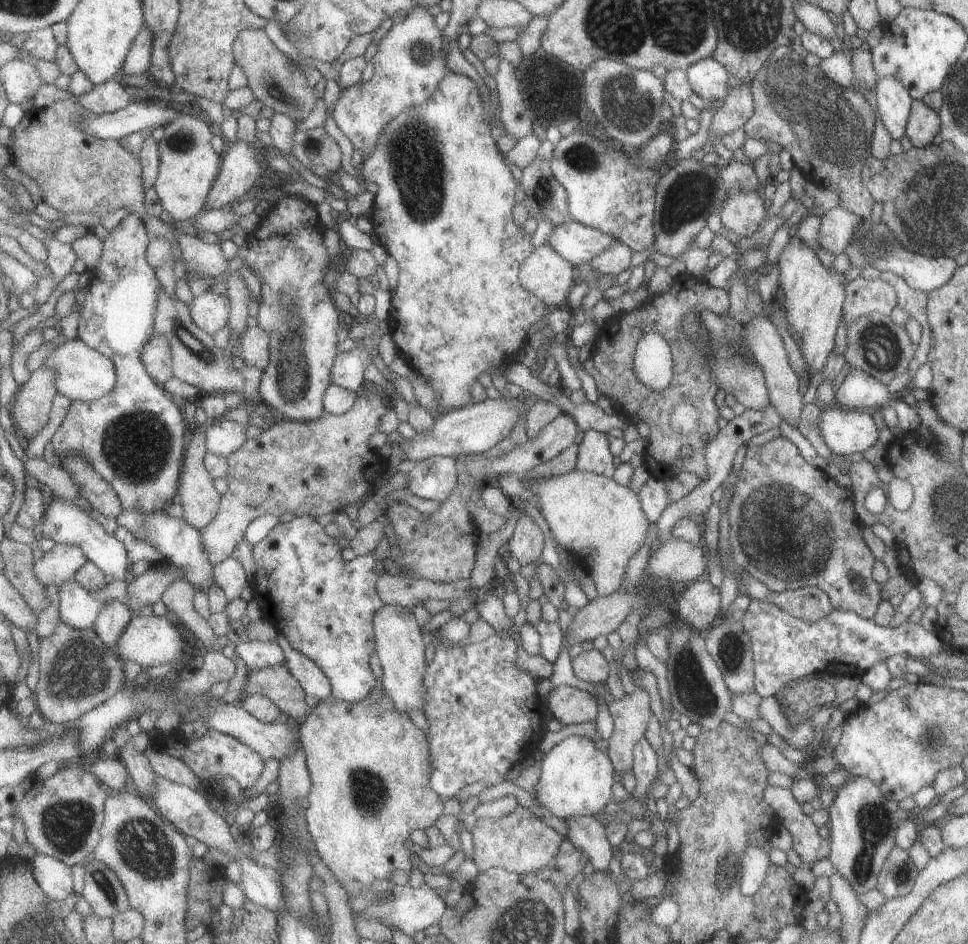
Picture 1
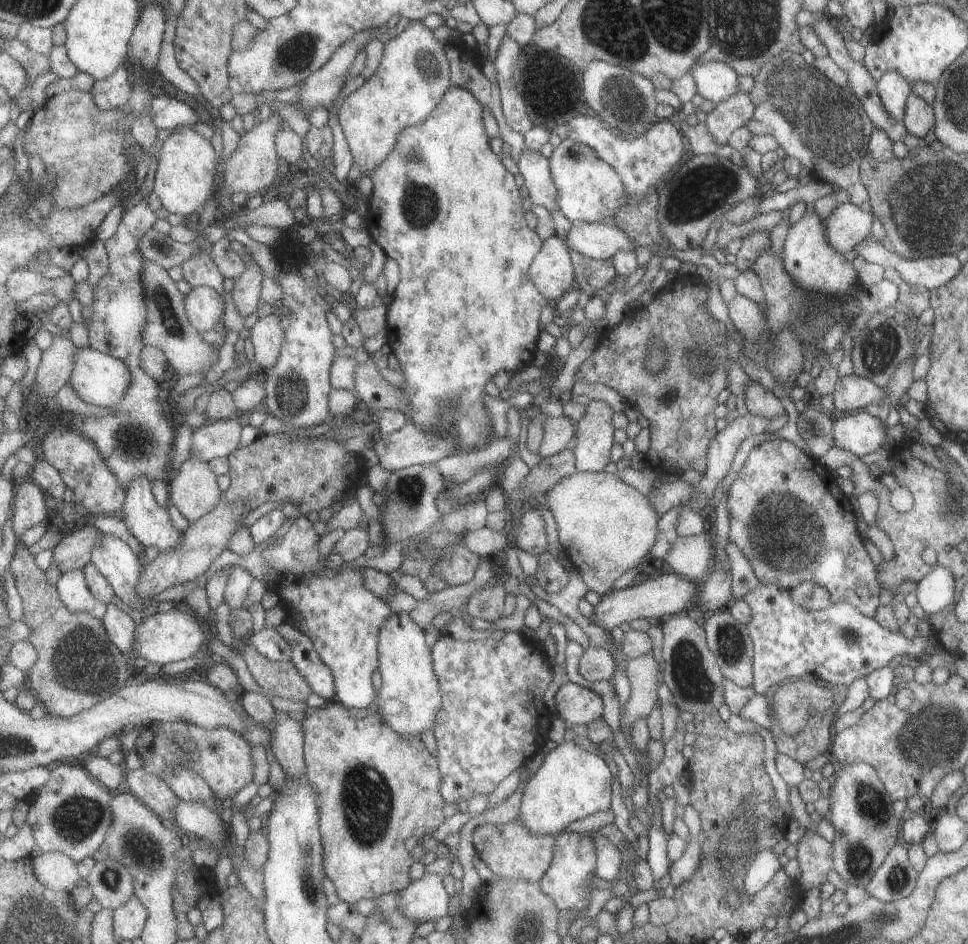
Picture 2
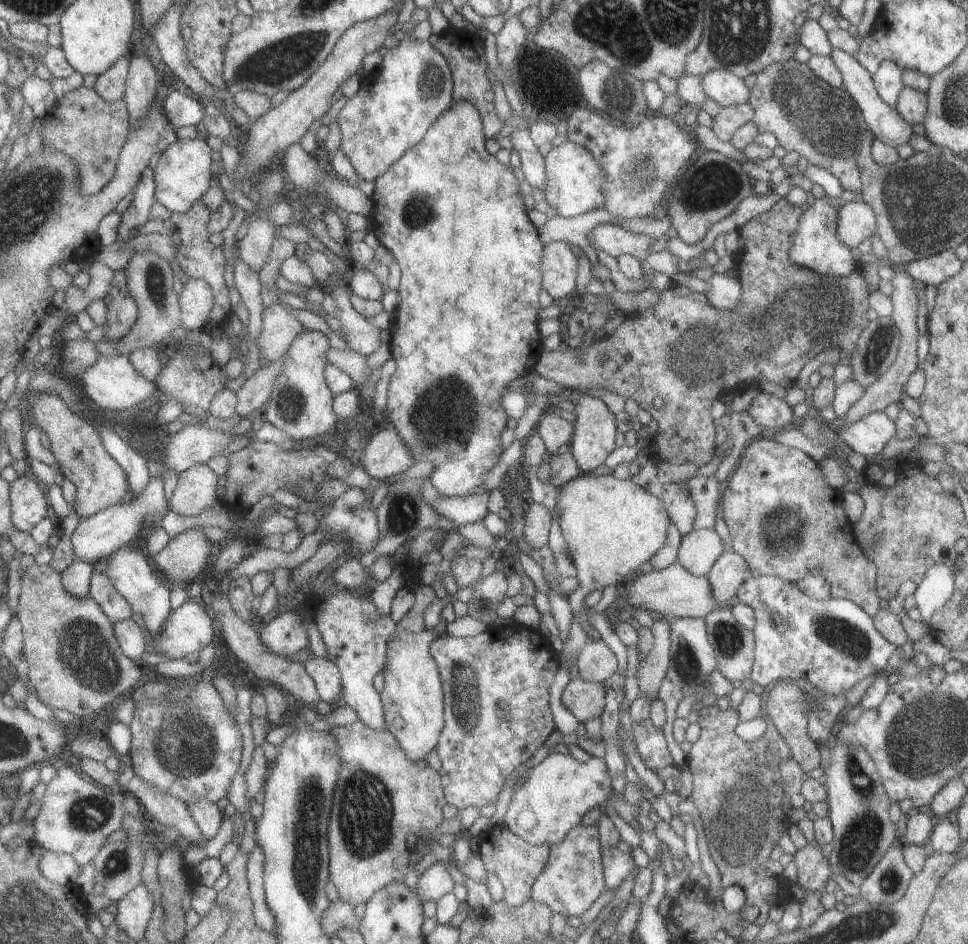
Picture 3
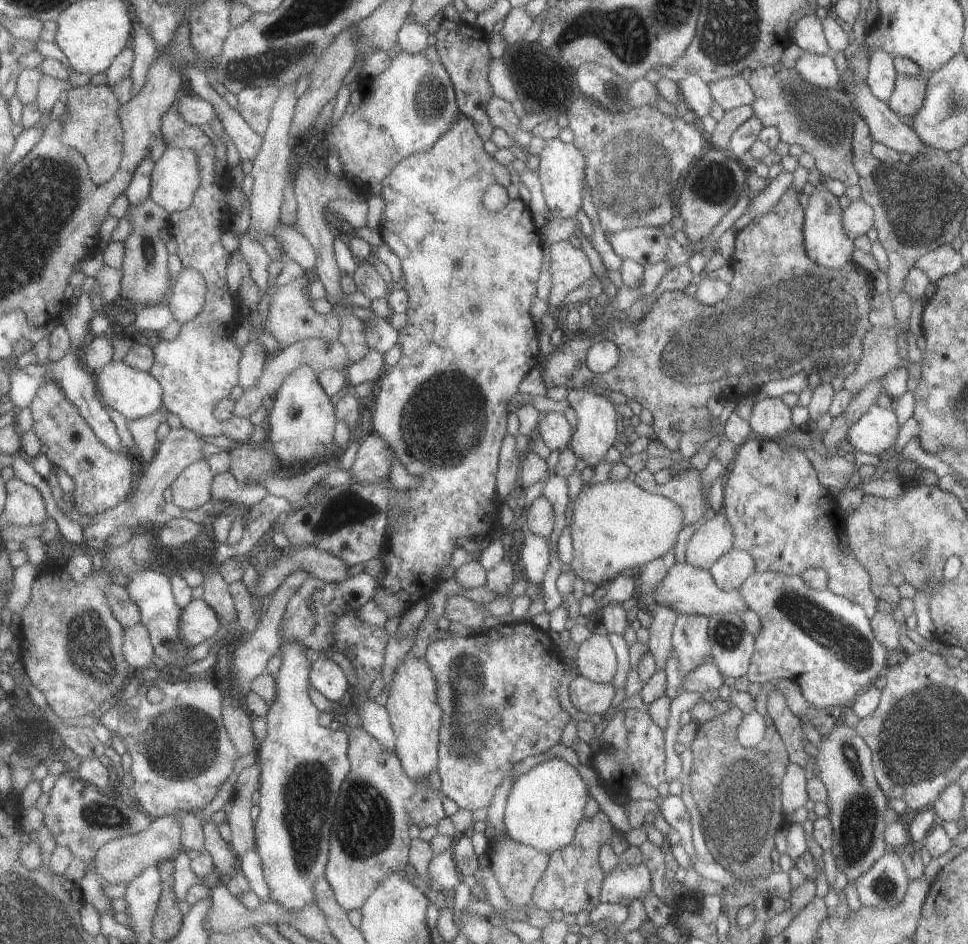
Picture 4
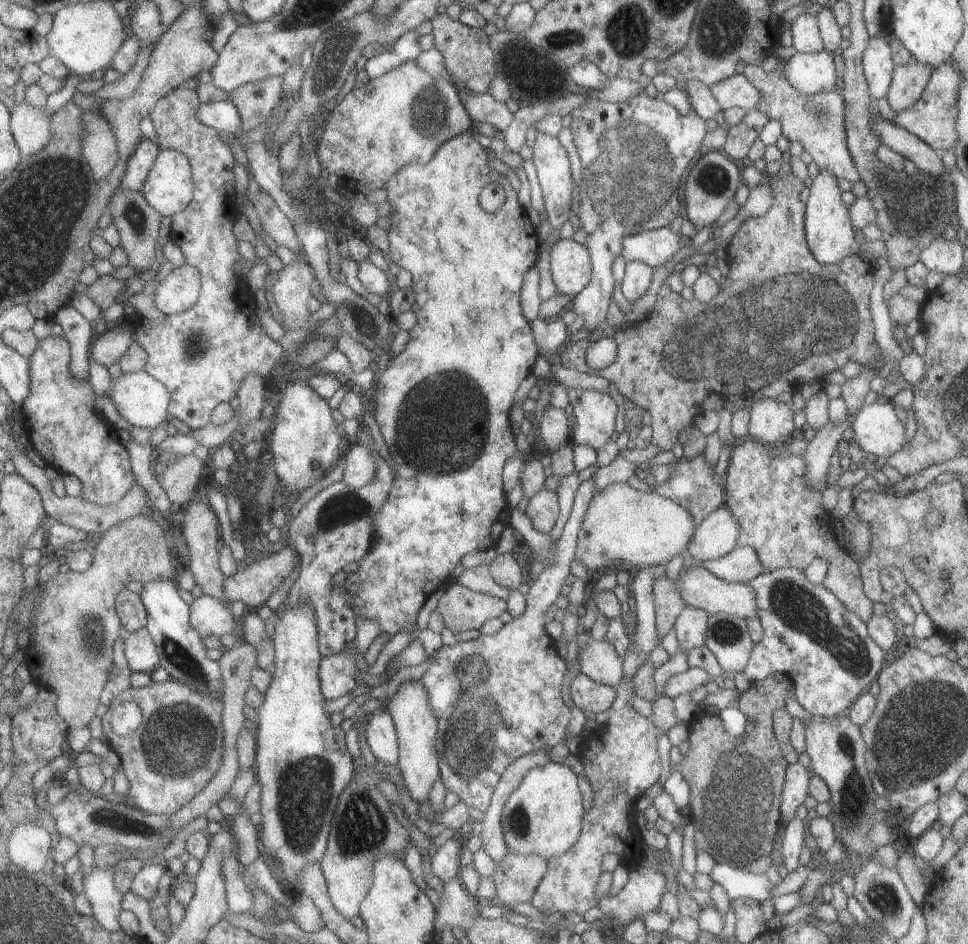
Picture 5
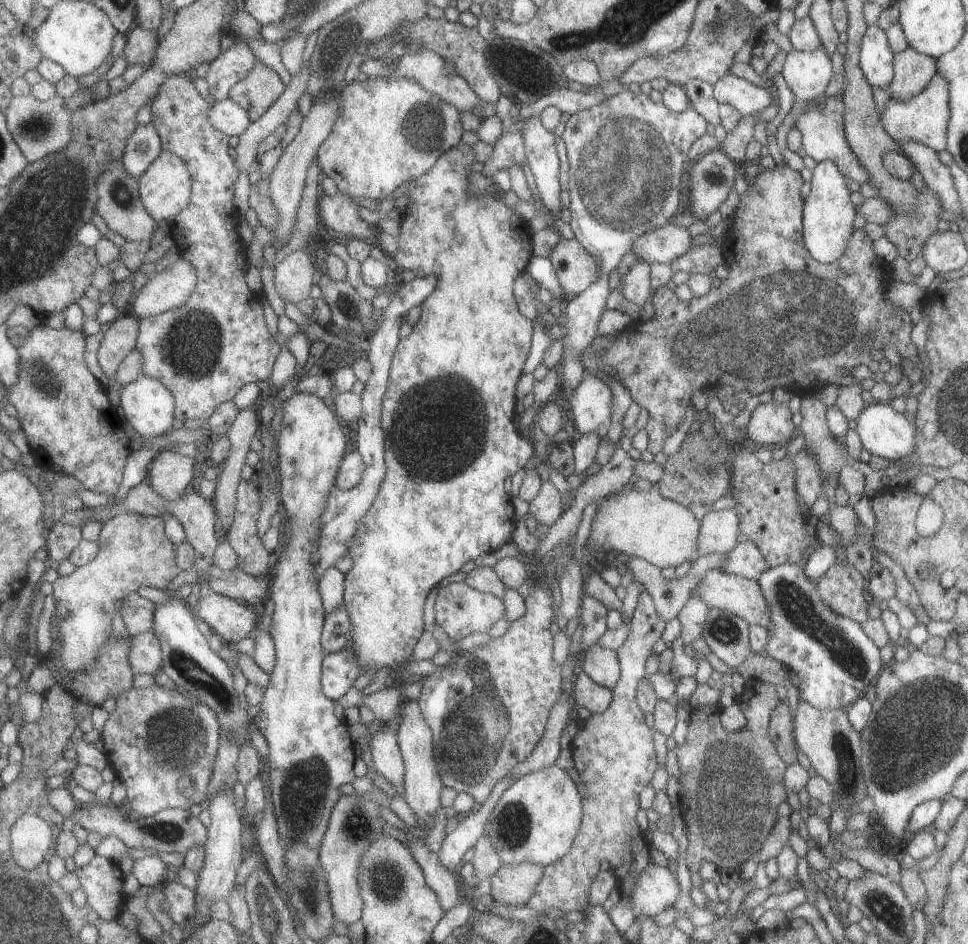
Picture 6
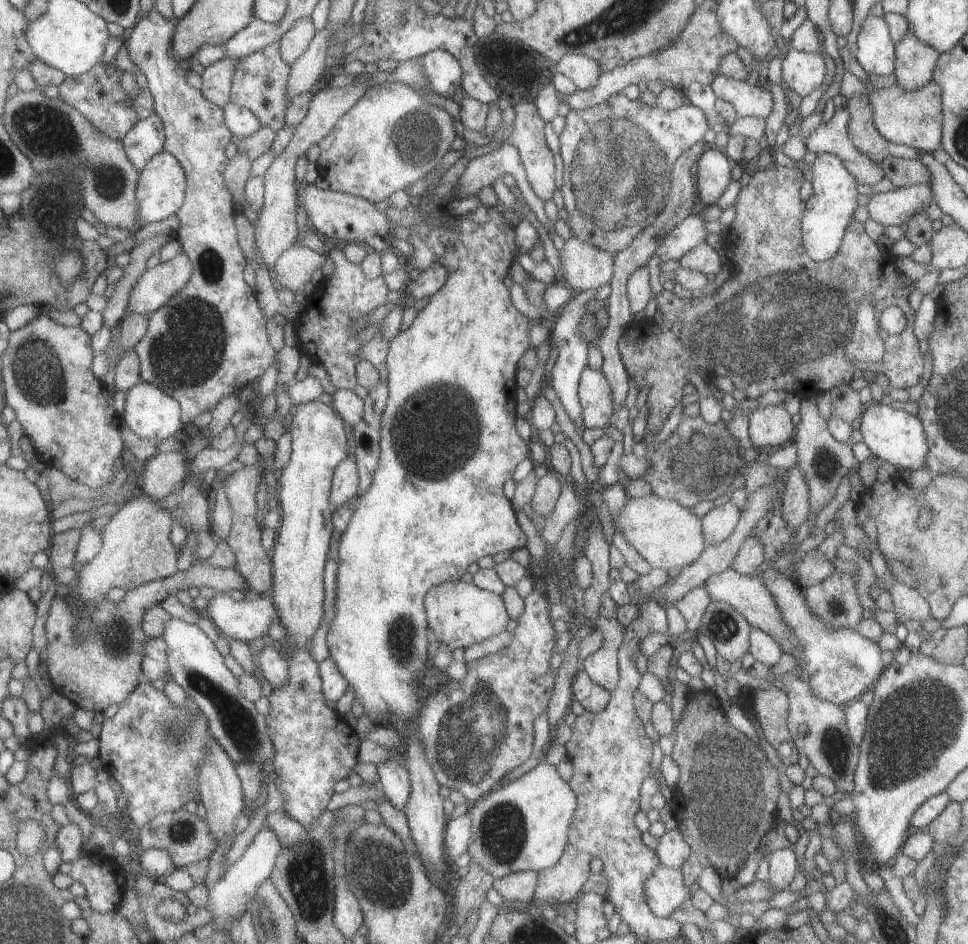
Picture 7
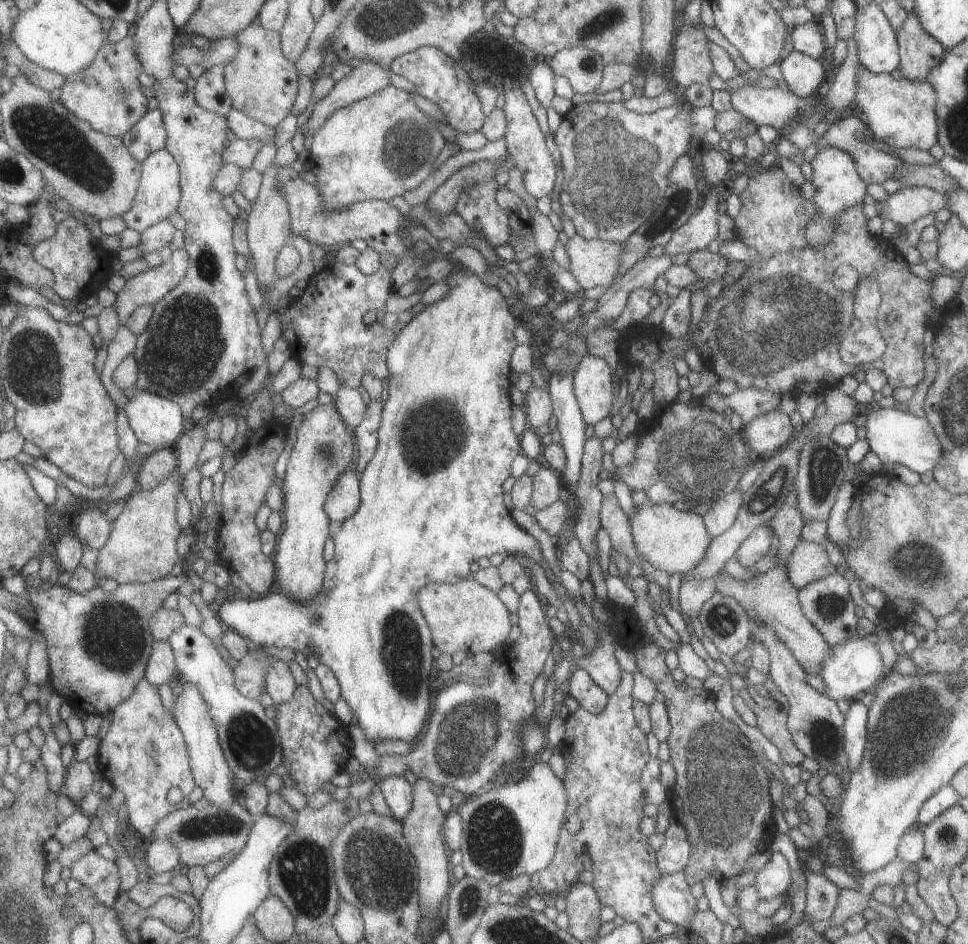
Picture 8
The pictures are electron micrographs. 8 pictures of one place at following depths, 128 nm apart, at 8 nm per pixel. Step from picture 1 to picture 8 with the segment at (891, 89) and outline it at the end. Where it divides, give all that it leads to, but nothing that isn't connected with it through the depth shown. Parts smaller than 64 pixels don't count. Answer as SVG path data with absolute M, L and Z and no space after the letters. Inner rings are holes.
M873 1L856 9L852 37L861 67L873 74L889 74L897 68L896 32Z

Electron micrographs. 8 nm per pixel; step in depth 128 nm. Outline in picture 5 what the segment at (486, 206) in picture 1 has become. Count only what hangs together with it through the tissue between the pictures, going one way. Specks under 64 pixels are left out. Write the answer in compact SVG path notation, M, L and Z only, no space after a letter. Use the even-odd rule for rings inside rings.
M465 131L442 144L434 158L427 164L407 165L384 186L387 192L387 200L392 205L389 216L391 224L388 230L390 249L387 256L400 268L404 268L412 274L411 286L416 292L416 301L411 309L416 315L417 322L409 331L410 338L405 349L390 360L388 367L378 378L375 385L373 398L376 406L373 413L391 449L396 474L390 497L381 507L375 519L376 538L374 546L365 555L365 558L360 560L357 571L350 573L345 586L348 588L349 594L354 596L356 616L377 621L382 631L390 634L391 637L397 632L401 632L403 628L407 630L411 630L413 627L417 628L415 622L417 622L419 610L423 608L423 604L427 602L429 595L438 589L444 589L448 585L452 578L451 572L461 562L461 558L465 554L485 550L489 546L493 546L497 542L501 530L509 524L510 510L507 510L508 504L505 504L505 496L503 496L502 468L508 458L515 455L521 457L521 452L517 453L517 450L515 450L513 434L511 434L509 422L507 422L509 420L507 410L509 410L509 406L515 398L515 390L517 390L519 382L529 374L529 368L533 366L533 362L537 358L534 338L529 332L529 324L525 322L525 317L522 315L519 298L523 277L537 260L537 236L535 236L535 230L533 230L527 214L523 212L523 208L515 200L516 192L511 189L507 179L497 171L491 170L491 166L487 162L489 160L487 160L485 150L471 136L471 131ZM489 183L501 185L506 194L505 202L503 202L501 208L492 213L481 210L479 206L480 190Z

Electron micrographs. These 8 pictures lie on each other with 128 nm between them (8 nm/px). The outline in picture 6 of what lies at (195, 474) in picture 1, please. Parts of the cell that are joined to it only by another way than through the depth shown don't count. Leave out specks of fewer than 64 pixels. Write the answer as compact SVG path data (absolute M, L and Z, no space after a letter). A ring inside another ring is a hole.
M165 450L149 465L147 482L163 498L172 501L179 499L191 490L197 458Z

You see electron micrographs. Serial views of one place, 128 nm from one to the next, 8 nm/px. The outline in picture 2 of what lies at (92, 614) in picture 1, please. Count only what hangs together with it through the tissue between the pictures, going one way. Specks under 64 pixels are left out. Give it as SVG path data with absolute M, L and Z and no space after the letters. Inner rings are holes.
M83 569L63 573L56 586L63 603L71 612L91 612L95 618L104 617L108 606L96 600L90 592Z

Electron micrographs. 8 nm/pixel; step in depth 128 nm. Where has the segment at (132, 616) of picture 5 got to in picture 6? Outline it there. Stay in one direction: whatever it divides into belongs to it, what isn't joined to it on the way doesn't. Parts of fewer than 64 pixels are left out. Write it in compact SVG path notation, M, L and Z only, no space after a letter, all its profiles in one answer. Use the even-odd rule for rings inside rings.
M137 591L121 600L120 614L129 636L134 637L152 630L155 609L155 602L139 596Z

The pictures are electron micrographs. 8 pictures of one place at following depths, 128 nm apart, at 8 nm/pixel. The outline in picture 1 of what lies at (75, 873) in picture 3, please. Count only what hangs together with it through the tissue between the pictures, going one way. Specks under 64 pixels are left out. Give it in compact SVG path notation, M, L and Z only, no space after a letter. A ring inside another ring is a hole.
M37 854L32 860L35 878L51 902L61 902L73 894L73 872L62 860Z

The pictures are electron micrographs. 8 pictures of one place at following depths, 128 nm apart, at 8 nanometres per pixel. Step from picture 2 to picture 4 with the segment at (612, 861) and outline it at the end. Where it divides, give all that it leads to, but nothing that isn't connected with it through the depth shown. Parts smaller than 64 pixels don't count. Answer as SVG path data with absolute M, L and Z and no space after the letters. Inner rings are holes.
M617 863L604 875L598 902L619 903L621 898L639 899L650 891L650 874L643 863L628 865Z

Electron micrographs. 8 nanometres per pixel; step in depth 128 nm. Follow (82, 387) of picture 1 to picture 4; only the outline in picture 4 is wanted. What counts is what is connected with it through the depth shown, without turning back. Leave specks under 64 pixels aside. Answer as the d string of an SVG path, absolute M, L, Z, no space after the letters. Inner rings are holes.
M125 361L111 362L95 374L101 400L108 407L120 412L127 422L152 415L163 408L164 388L162 384L147 371L128 365Z

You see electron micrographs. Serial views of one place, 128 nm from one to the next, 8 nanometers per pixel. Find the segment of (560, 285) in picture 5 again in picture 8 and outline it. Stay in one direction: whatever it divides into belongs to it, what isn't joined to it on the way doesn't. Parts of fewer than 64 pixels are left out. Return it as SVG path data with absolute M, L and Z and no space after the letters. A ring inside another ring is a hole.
M573 235L563 246L568 258L567 270L579 288L607 287L618 269L618 256L623 244L584 239Z

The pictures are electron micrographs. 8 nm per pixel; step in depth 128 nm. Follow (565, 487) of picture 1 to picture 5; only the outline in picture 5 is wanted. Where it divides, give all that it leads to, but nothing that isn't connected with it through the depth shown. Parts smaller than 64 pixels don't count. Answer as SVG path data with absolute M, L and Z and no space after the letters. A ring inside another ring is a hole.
M627 483L612 484L593 493L583 513L574 559L587 571L601 572L612 563L623 567L648 567L667 563L684 552L695 524L676 502L657 493L633 489Z

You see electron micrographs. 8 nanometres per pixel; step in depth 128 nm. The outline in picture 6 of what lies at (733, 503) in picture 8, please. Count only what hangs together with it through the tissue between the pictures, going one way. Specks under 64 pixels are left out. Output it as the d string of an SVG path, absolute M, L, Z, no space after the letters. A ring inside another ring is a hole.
M733 508L704 514L696 536L695 556L725 555L738 542L738 516Z

